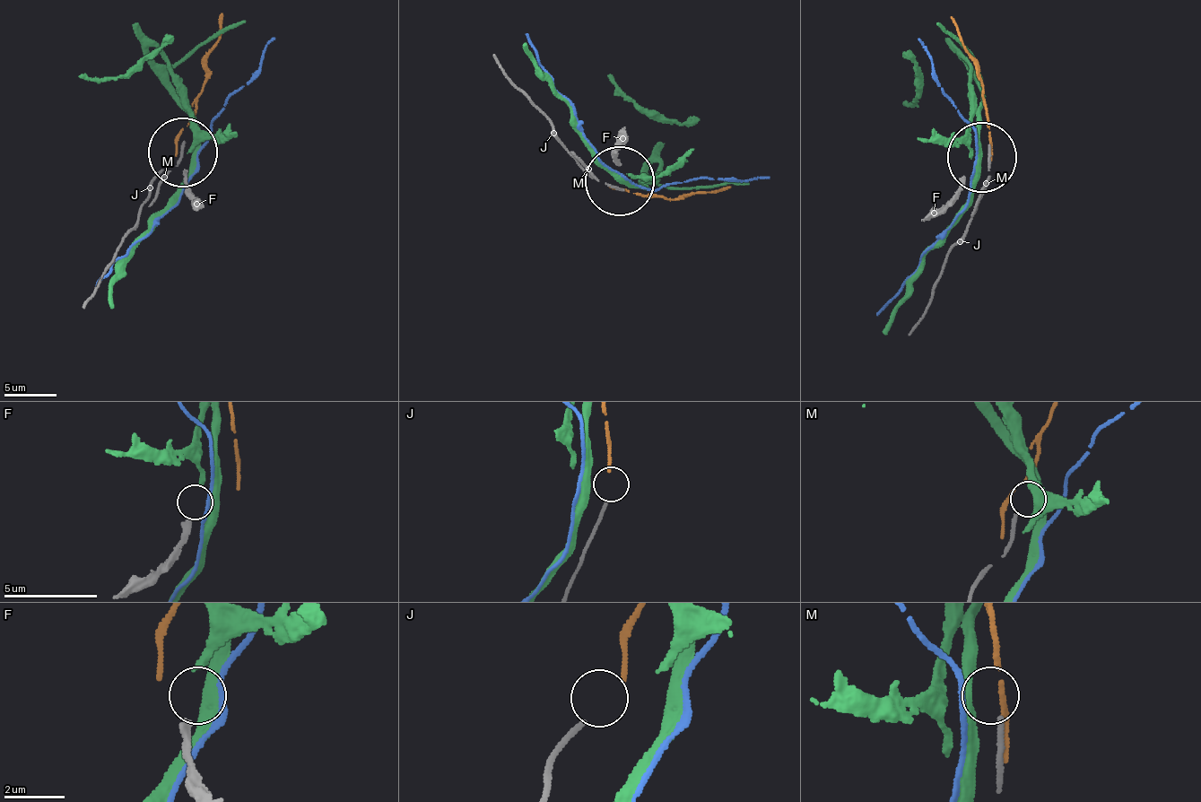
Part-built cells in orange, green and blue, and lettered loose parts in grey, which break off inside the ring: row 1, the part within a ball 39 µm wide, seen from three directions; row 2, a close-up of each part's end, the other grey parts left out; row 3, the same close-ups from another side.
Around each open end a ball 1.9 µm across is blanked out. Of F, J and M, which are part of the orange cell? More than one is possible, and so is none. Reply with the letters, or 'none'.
J

